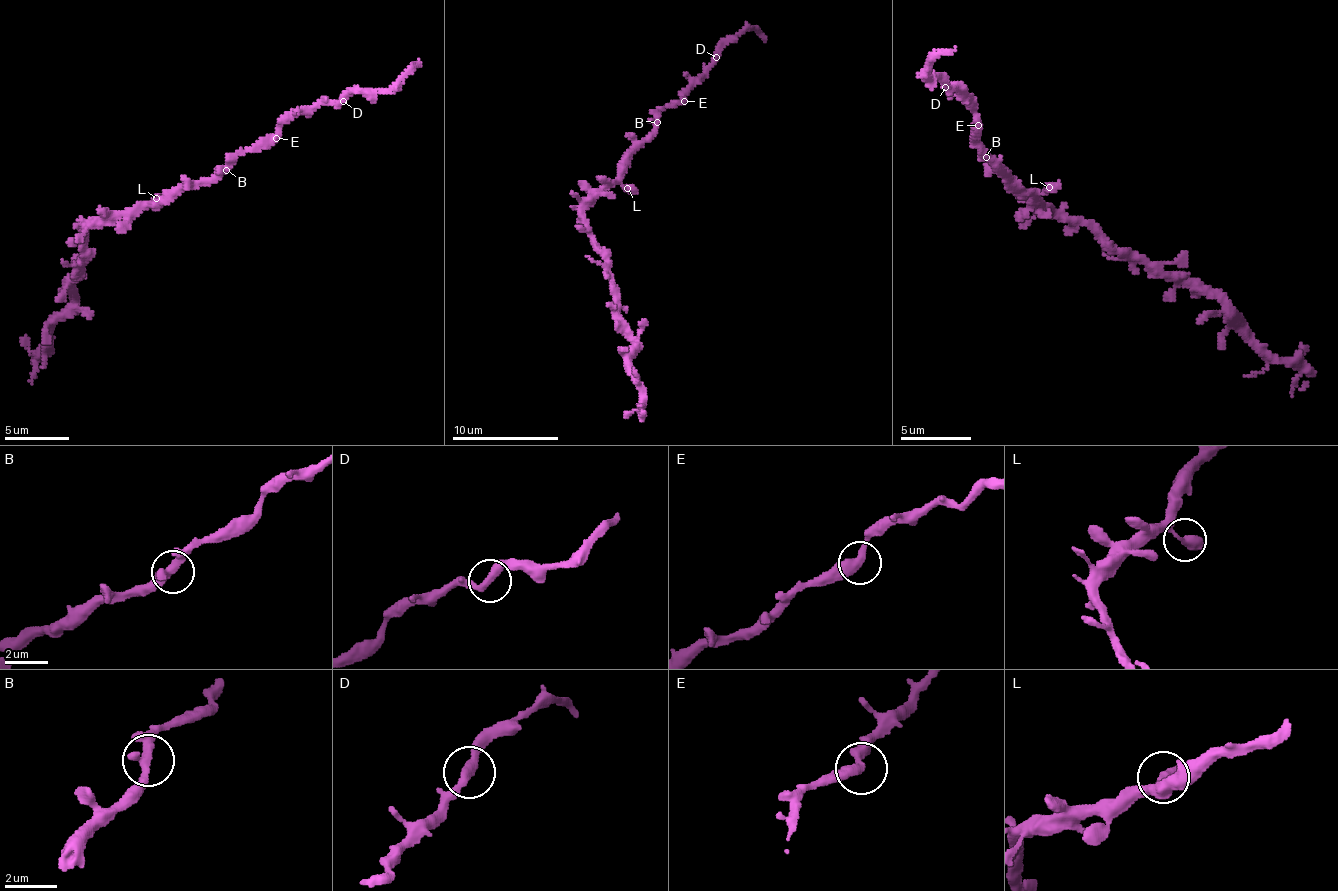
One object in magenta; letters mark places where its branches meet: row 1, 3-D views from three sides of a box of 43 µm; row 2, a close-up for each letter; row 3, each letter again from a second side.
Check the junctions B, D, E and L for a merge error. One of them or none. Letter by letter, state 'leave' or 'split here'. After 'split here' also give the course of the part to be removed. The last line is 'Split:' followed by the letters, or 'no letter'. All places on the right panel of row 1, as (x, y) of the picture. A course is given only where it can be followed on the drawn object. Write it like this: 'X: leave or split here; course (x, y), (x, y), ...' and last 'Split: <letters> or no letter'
B: leave
D: leave
E: leave
L: leave
Split: no letter

